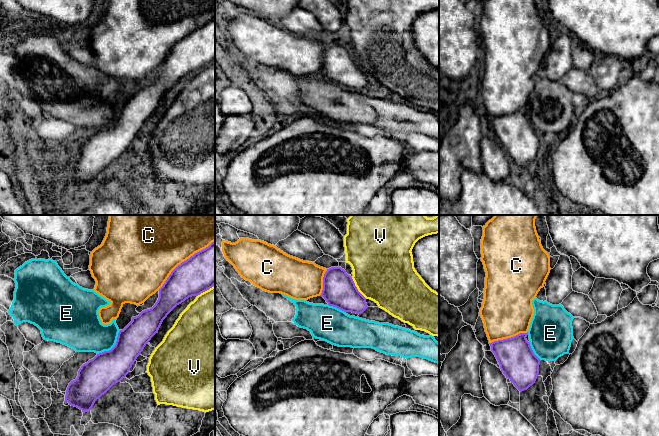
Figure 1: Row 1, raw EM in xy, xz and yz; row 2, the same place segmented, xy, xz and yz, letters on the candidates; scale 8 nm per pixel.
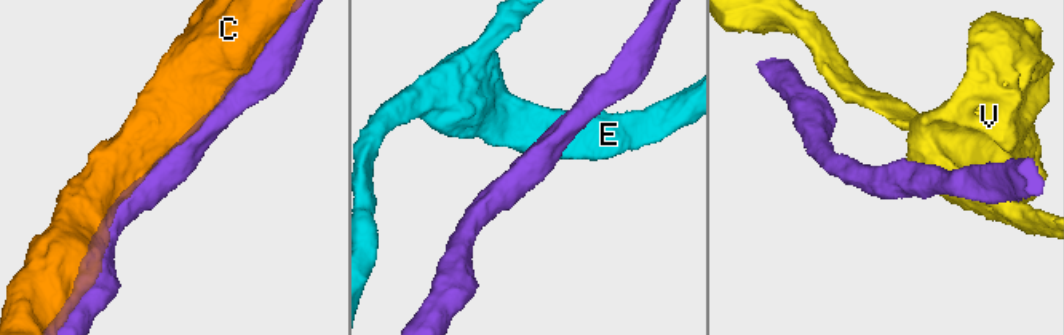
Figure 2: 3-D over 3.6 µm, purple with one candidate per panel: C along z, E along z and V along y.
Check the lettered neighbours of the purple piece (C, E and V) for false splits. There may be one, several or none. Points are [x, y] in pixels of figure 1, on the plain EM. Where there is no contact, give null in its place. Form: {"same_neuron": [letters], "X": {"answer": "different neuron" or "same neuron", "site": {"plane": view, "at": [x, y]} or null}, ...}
{"same_neuron": ["C"], "C": {"answer": "same neuron", "site": {"plane": "xy", "at": [184, 37]}}, "E": {"answer": "different neuron", "site": {"plane": "xy", "at": [114, 122]}}, "V": {"answer": "different neuron", "site": {"plane": "xz", "at": [356, 64]}}}

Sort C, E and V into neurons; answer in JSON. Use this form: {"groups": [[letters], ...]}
{"groups": [["C"], ["E"], ["V"]]}

